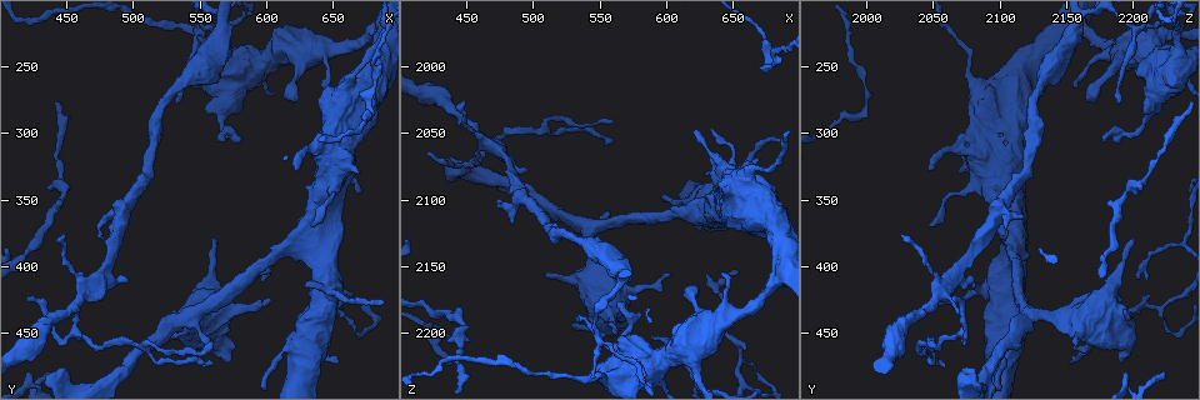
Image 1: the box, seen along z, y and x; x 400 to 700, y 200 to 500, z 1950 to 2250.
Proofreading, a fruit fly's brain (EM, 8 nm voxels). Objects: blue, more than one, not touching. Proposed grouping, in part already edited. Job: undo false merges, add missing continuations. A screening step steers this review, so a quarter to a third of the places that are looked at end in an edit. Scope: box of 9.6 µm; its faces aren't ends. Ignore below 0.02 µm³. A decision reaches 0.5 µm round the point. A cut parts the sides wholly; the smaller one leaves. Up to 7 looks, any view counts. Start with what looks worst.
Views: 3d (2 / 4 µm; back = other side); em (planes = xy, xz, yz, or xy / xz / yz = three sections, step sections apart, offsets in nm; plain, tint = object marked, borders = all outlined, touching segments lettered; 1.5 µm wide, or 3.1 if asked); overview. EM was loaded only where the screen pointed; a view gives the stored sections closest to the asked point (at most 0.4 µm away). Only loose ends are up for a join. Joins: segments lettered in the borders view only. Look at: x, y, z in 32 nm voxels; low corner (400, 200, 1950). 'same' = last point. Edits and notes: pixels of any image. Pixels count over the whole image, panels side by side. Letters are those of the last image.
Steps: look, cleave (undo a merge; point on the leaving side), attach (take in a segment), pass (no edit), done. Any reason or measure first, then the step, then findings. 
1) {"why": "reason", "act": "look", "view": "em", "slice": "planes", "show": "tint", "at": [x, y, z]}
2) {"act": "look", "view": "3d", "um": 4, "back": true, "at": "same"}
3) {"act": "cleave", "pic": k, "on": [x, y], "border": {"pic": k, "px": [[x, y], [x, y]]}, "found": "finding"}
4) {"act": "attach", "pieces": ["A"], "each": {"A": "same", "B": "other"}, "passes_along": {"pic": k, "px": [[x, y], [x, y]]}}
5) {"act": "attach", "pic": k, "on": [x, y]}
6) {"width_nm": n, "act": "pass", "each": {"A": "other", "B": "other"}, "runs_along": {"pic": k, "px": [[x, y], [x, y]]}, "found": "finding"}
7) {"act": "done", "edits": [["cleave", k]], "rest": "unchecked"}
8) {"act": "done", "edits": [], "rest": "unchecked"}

{"why": "branch stops here", "act": "look", "view": "em", "slice": "planes", "show": "tint", "at": [634, 368, 2048]}

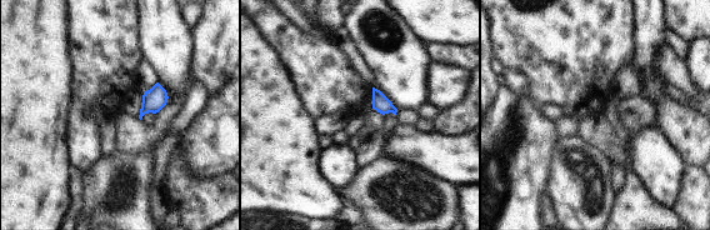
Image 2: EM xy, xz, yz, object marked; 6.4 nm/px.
{"act": "look", "view": "em", "slice": "planes", "show": "borders", "at": "same"}

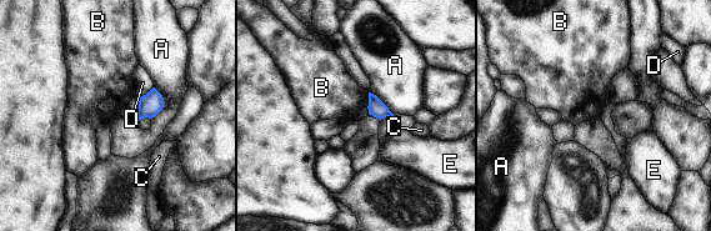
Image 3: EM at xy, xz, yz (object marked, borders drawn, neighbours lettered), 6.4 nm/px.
{"width_nm": 100, "act": "pass", "each": {"A": "other", "B": "other", "C": "other", "D": "other", "E": "other"}, "border": {"pic": 3, "px": [[369, 93], [369, 104], [366, 106]]}, "found": "none of them fits"}

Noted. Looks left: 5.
{"why": "an open end", "act": "look", "view": "3d", "um": 4, "at": [628, 416, 2080]}

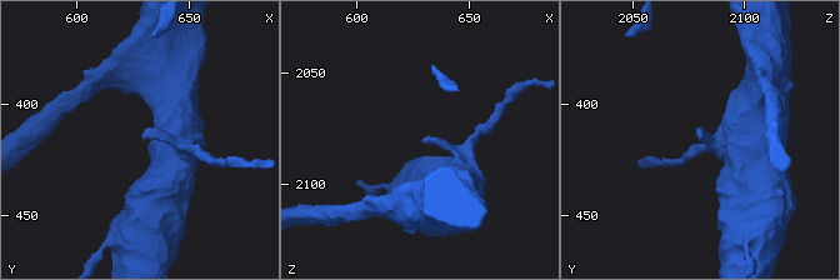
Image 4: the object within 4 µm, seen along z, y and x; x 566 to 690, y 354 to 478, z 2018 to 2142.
{"act": "look", "view": "em", "slice": "planes", "show": "plain", "at": [628, 416, 2082]}

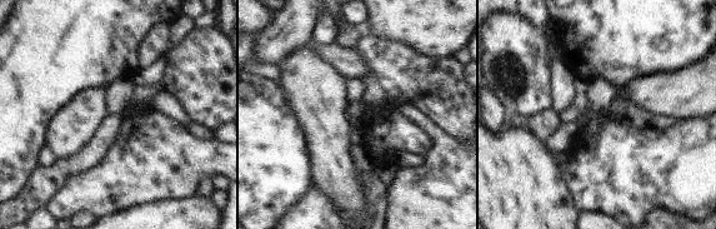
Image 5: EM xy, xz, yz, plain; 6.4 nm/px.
{"act": "look", "view": "em", "slice": "planes", "show": "borders", "at": "same"}

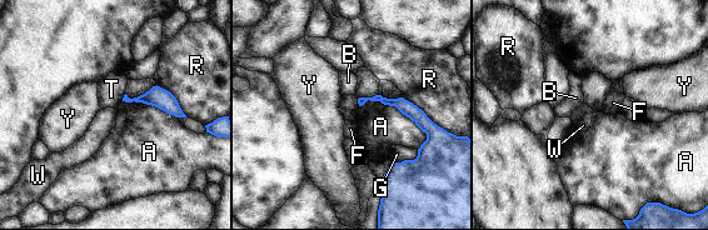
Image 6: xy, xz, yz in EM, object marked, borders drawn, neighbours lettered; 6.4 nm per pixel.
{"act": "pass", "each": {"A": "other", "B": "other", "F": "other", "G": "other", "R": "other", "T": "other", "W": "other", "Y": "other"}, "border": {"pic": 6, "px": [[357, 99], [359, 105]]}, "found": "no lettered segment goes on from it"}

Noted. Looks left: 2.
{"why": "sharp bend", "act": "look", "view": "em", "slice": "planes", "show": "tint", "at": [456, 448, 2072]}

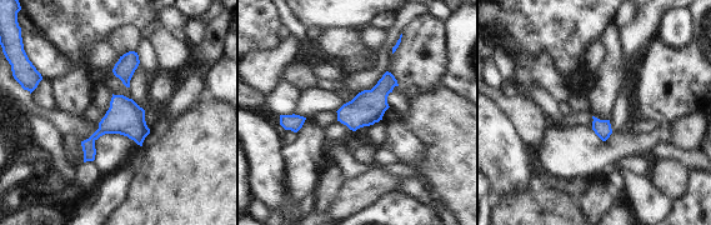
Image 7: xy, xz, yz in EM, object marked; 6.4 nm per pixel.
{"act": "look", "view": "em", "slice": "planes", "show": "borders", "at": "same"}

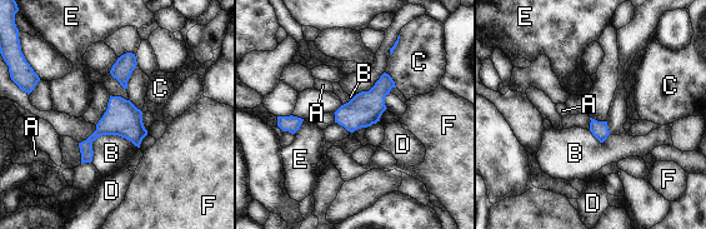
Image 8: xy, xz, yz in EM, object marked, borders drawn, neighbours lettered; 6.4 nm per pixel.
{"act": "pass", "each": {"A": "other", "B": "other", "C": "other", "D": "other", "E": "other", "F": "other"}, "border": {"pic": 8, "px": [[138, 147], [100, 135], [91, 160]]}, "found": "all the same cell"}

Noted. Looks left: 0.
{"act": "done", "edits": [], "rest": "unchecked"}

